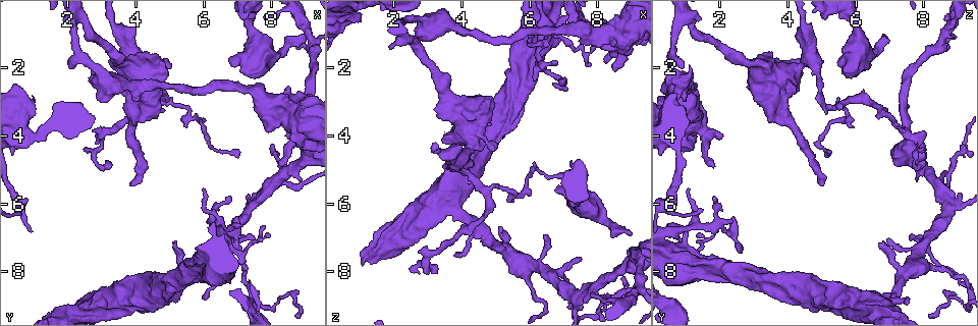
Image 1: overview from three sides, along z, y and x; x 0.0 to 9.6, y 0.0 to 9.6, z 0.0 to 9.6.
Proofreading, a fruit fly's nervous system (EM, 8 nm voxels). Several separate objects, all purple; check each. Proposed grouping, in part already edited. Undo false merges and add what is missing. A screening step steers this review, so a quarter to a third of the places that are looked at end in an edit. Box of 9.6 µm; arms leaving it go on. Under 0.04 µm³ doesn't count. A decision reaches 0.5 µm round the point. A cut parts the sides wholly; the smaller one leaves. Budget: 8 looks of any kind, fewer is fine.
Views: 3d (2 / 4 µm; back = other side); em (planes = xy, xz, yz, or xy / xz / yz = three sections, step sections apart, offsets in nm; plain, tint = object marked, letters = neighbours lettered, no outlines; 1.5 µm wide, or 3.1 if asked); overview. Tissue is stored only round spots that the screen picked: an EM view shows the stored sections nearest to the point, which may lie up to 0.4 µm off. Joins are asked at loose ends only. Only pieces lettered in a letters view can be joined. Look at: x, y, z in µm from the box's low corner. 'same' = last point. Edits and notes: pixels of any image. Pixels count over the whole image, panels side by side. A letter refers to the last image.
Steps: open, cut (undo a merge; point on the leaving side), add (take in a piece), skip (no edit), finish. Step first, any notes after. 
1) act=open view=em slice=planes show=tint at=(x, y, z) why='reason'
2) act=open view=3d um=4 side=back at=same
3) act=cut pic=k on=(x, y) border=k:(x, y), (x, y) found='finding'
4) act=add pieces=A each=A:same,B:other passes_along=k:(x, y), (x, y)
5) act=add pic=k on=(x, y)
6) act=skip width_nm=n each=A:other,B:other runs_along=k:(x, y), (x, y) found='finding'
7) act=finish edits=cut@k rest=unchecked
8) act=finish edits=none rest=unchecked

act=open view=3d um=4 at=(7.10, 4.60, 5.15) why='an open end'

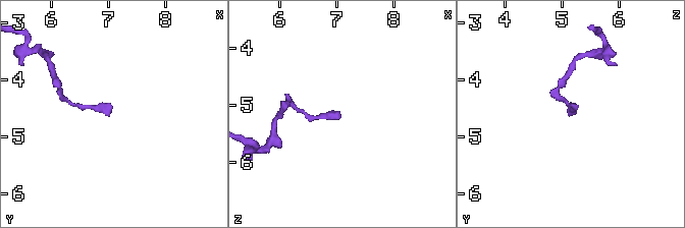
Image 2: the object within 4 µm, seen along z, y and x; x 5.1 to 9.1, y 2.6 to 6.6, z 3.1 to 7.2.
act=open view=em slice=xy step=4 show=letters at=(7.00, 4.65, 5.15)

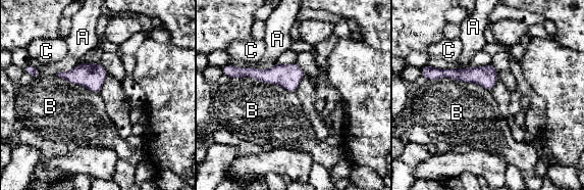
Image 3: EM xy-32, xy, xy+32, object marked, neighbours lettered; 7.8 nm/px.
act=skip each=A:other,B:other,C:other runs_along=3:(301, 74), (236, 75) found='none of them fits'

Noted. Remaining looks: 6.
act=open view=em slice=planes show=tint at=(7.40, 6.00, 9.05) why='sudden change in width'

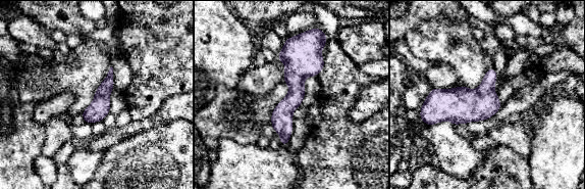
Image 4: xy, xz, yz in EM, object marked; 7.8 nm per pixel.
act=open view=em slice=planes show=letters at=same why='see the neighbours'

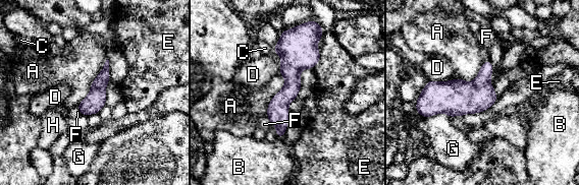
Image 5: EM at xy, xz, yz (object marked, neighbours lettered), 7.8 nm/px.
act=skip width_nm=160 each=A:other,B:other,C:other,D:other,E:other,F:other,G:other,H:other runs_along=5:(299, 31), (278, 134) found='all the same cell'

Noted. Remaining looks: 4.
act=open view=em slice=planes show=letters at=(8.90, 1.15, 6.95) why='an open end'

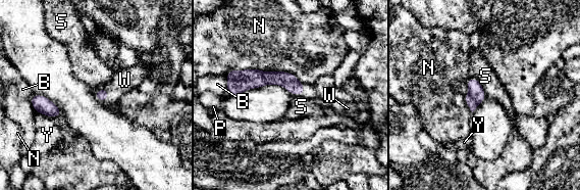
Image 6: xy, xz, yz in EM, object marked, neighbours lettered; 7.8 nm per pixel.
act=add pieces=W longest_contact=N:650nm each=B:other,N:other,P:other,S:other,W:same,Y:other found='it goes on there'

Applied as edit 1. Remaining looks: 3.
act=finish edits=add@6 rest=unchecked

